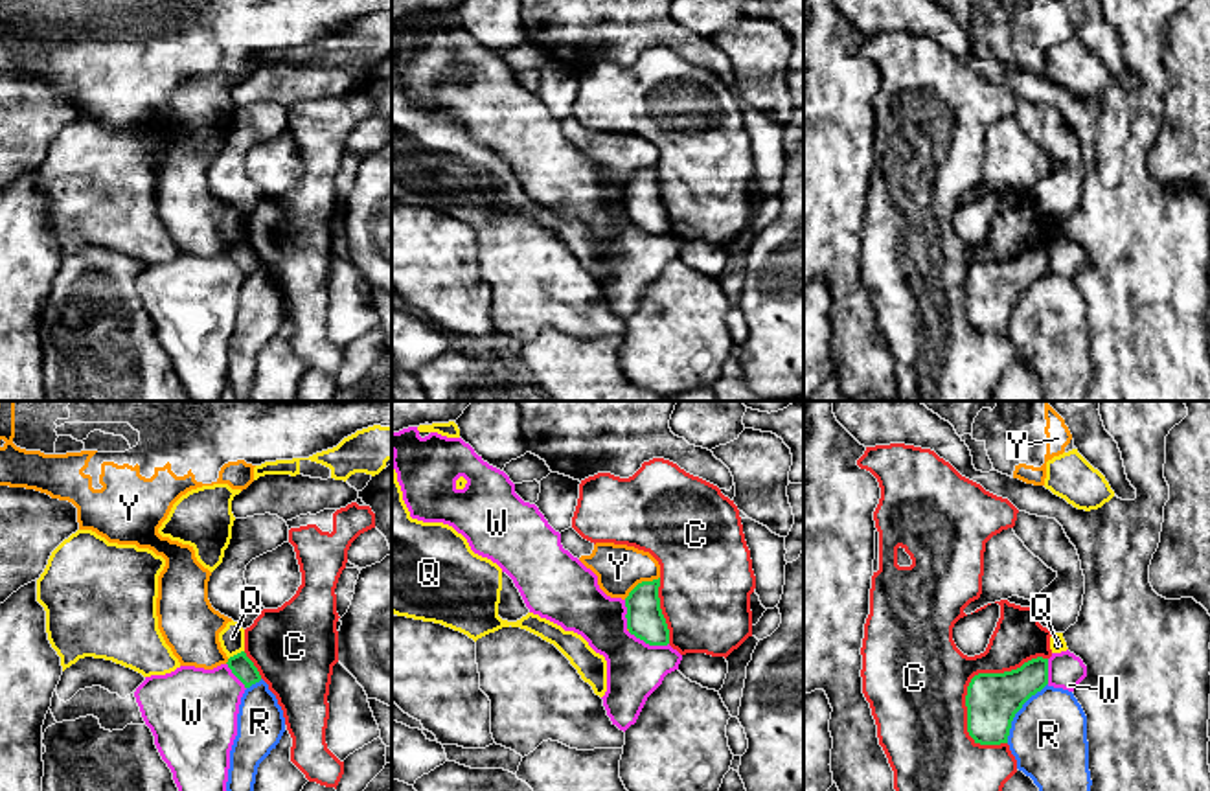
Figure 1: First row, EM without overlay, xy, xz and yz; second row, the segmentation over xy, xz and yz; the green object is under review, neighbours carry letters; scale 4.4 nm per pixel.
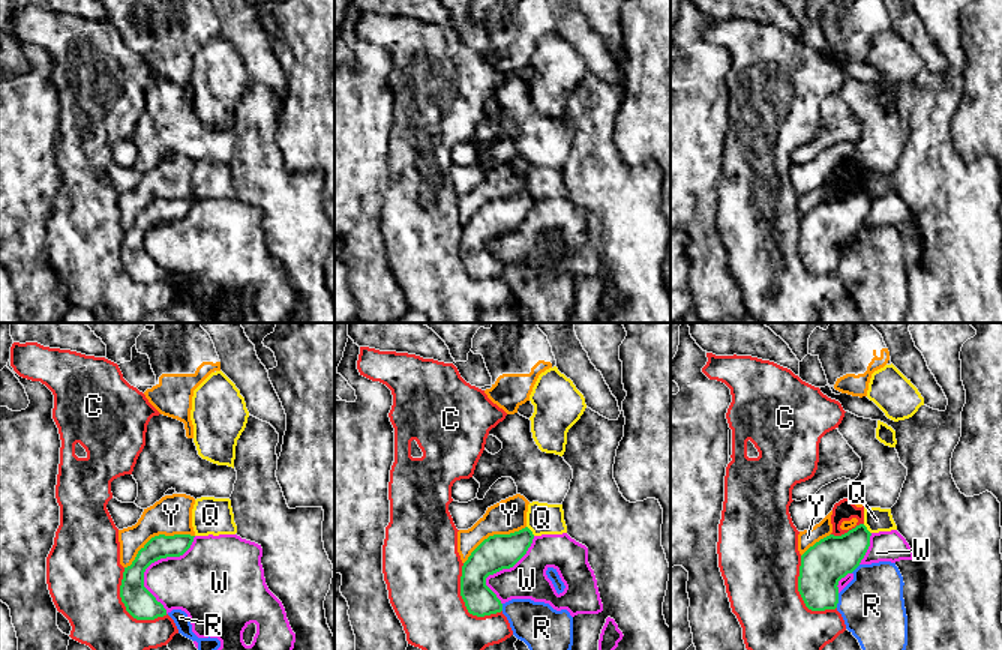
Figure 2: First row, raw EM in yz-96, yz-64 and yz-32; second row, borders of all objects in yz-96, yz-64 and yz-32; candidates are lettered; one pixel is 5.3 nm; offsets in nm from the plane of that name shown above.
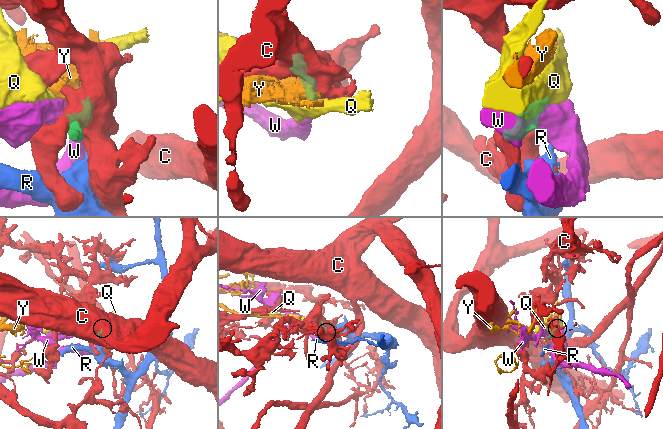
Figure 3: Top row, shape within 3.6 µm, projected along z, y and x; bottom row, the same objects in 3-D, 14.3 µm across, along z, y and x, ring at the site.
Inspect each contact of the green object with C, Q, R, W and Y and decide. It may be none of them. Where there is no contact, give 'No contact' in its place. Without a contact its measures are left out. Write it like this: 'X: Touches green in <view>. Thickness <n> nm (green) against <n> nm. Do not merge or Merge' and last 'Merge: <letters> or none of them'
C: Touches green in yz. Thickness 240 nm (green) against 400 nm. Do not merge
Q: Touches green in xy. Thickness 100 nm (green) against 110 nm. Do not merge
R: Touches green in yz. Thickness 240 nm (green) against 340 nm. Do not merge
W: Touches green in xz. Thickness 160 nm (green) against 240 nm. Do not merge
Y: Touches green in xz. Thickness 160 nm (green) against 200 nm. Do not merge
Merge: none of them

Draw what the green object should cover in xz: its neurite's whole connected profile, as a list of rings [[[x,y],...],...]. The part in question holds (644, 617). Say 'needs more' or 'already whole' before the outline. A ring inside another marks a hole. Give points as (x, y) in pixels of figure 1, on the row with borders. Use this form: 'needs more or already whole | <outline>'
already whole | [[[660,578],[638,583],[625,598],[627,629],[649,646],[668,646],[669,629],[660,609]]]

